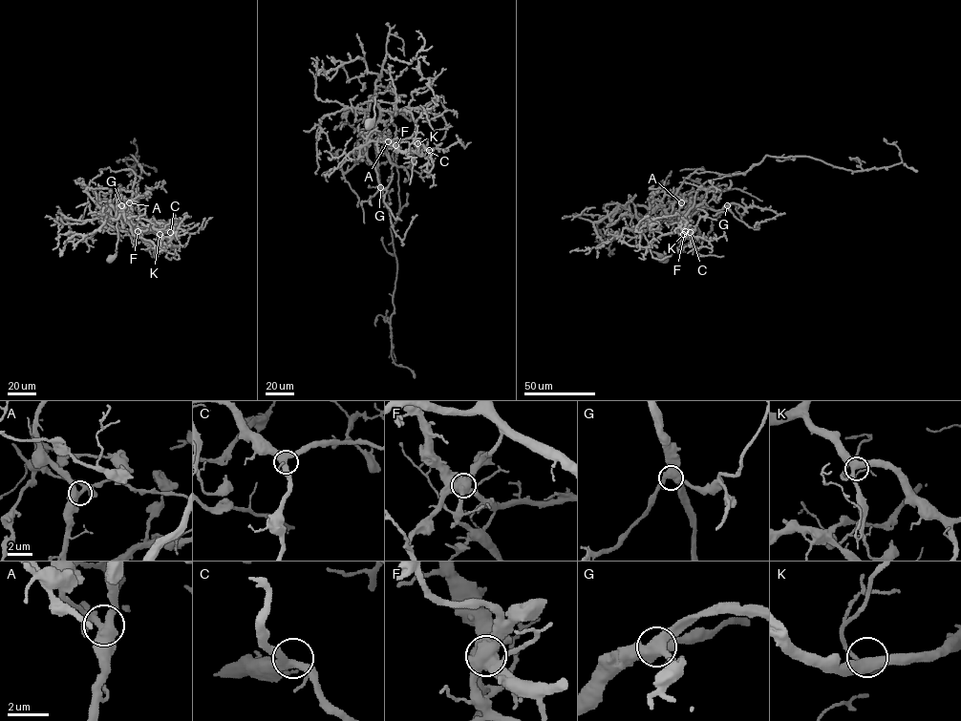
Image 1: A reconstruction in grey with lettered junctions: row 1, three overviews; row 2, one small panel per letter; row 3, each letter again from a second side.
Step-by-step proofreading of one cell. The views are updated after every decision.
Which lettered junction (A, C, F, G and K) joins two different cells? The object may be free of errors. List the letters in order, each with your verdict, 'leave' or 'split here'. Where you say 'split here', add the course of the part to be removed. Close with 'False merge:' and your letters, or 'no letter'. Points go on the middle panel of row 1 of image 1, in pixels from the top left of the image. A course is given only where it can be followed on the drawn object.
A: leave
C: leave
F: split here | (395, 145), (400, 140), (395, 160), (399, 207), (391, 227), (397, 269), (391, 318), (393, 344)
G: leave
K: leave
False merge: F

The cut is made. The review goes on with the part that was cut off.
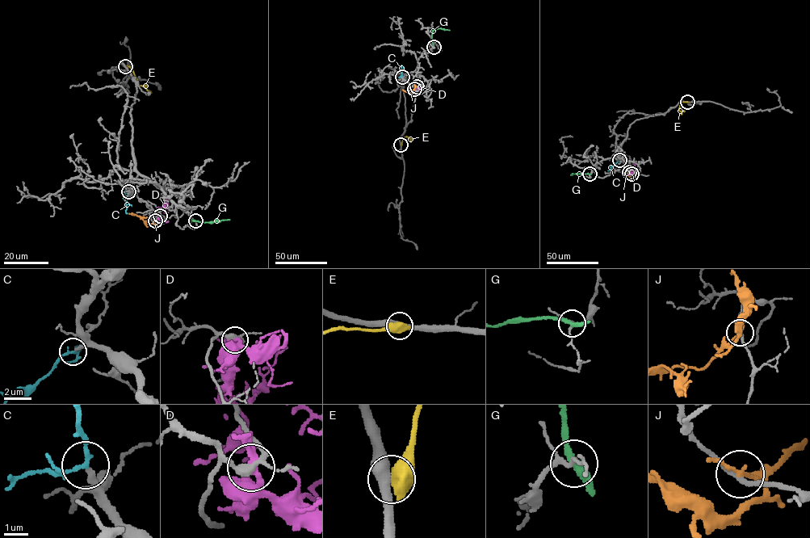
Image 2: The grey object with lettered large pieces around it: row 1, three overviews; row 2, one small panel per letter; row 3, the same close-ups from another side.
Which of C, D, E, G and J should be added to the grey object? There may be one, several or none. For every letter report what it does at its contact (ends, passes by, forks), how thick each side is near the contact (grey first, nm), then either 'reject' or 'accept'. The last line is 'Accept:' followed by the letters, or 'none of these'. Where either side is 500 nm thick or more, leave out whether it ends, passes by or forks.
C: it forks; calibres 240 and 130 nm; accept
D: it forks; calibres 240 and 240 nm; reject
E: calibres 480 and 700 nm; reject
G: it passes by; calibres 140 and 280 nm; reject
J: it passes by; calibres 190 and 130 nm; reject
Accept: C

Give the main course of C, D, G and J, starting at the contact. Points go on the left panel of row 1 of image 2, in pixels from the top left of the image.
C: (128, 191), (127, 214)
D: (159, 216), (159, 212), (165, 203), (166, 203), (169, 206)
G: (195, 221), (229, 220)
J: (156, 220), (128, 213)

